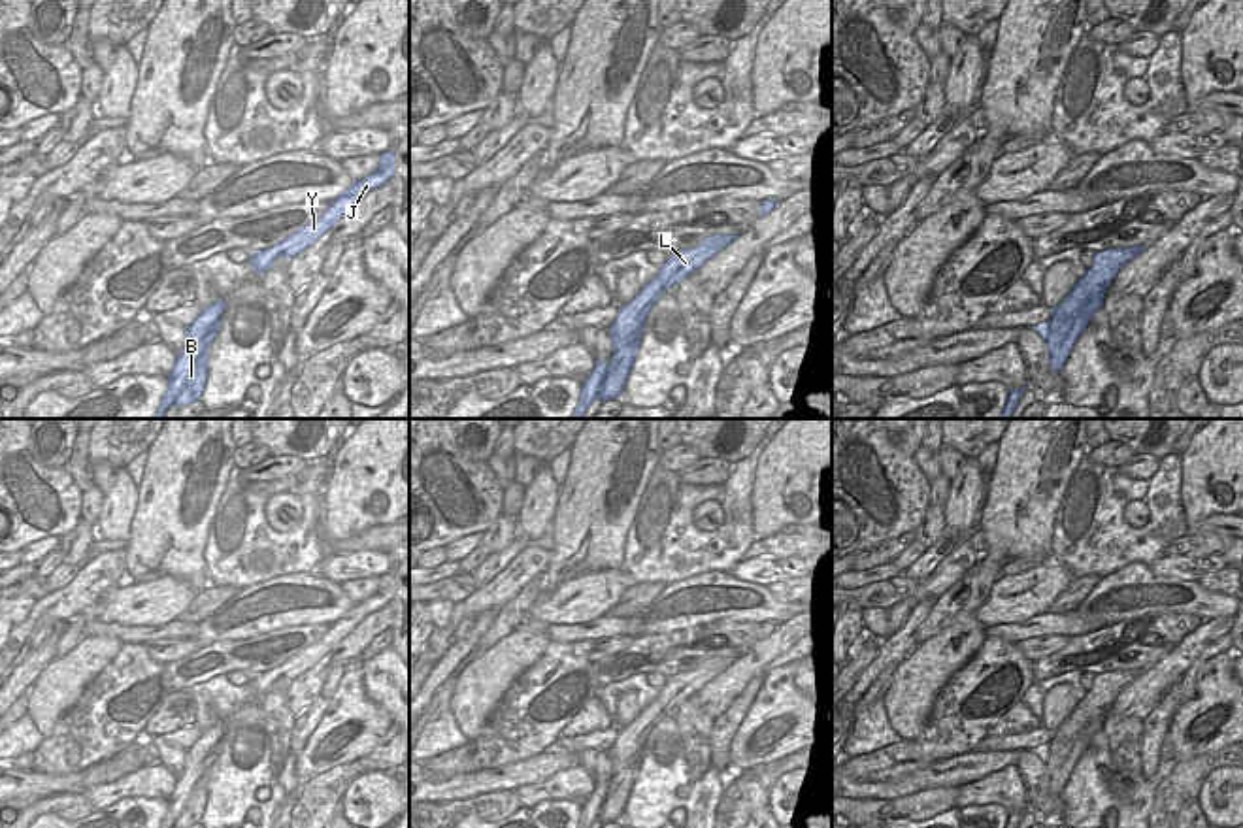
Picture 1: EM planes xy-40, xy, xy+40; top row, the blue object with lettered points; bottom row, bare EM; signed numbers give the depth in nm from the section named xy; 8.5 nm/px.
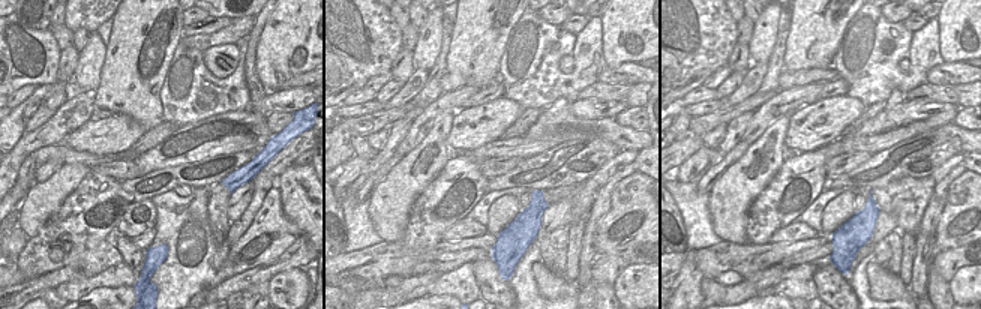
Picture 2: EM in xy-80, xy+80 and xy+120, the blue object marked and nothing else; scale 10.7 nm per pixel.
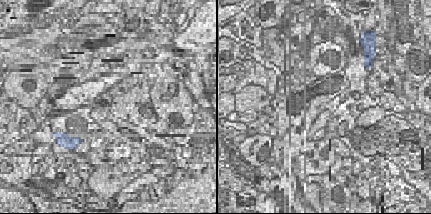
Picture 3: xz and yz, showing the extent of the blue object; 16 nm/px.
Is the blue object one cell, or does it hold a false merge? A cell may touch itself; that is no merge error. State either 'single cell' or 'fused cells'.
fused cells

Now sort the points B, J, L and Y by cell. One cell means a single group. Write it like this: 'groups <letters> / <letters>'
groups B / J L Y

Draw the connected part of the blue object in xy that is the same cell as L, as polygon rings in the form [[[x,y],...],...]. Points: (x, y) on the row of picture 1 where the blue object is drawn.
[[[717,234],[705,238],[692,249],[671,253],[662,264],[658,275],[651,279],[632,302],[621,306],[617,319],[609,326],[613,339],[613,355],[626,347],[632,339],[636,328],[639,326],[645,315],[645,304],[649,302],[655,290],[671,289],[673,285],[681,283],[687,275],[698,272],[698,268],[705,264],[711,257],[728,247],[738,236],[739,234]]]

